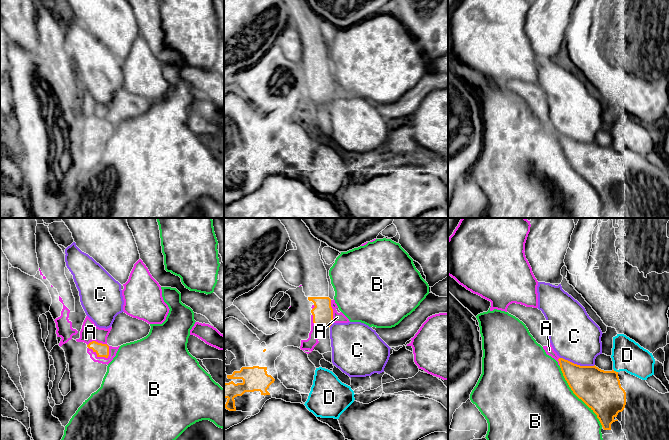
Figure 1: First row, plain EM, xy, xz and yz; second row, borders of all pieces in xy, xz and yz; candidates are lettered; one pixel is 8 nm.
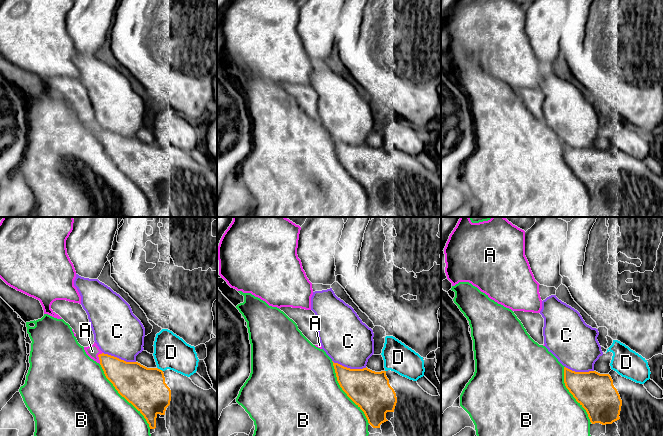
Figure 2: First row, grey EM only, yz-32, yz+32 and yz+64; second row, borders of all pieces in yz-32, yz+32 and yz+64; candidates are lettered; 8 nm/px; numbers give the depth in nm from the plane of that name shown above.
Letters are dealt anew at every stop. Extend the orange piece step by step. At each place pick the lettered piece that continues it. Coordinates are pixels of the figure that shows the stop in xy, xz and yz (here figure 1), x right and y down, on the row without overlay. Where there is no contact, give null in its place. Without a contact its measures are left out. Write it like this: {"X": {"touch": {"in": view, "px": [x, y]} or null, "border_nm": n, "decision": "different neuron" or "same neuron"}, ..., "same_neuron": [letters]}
{"A": {"touch": {"in": "xy", "px": [103, 120]}, "border_nm": 200, "decision": "different neuron"}, "B": {"touch": {"in": "yz", "px": [577, 172]}, "border_nm": 600, "decision": "different neuron"}, "C": {"touch": {"in": "yz", "px": [576, 140]}, "border_nm": 280, "decision": "different neuron"}, "D": {"touch": {"in": "yz", "px": [615, 147]}, "border_nm": 40, "decision": "different neuron"}, "same_neuron": []}

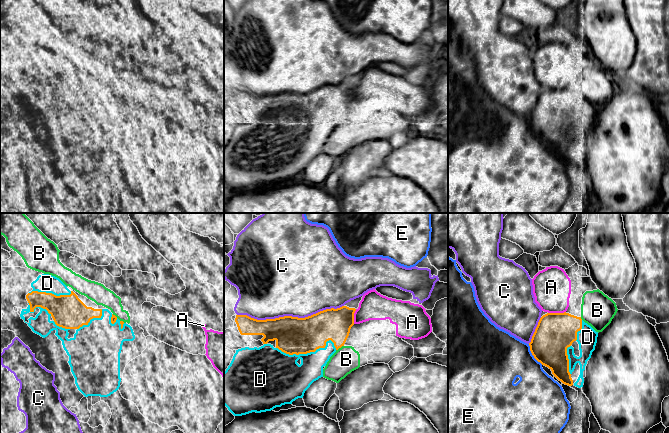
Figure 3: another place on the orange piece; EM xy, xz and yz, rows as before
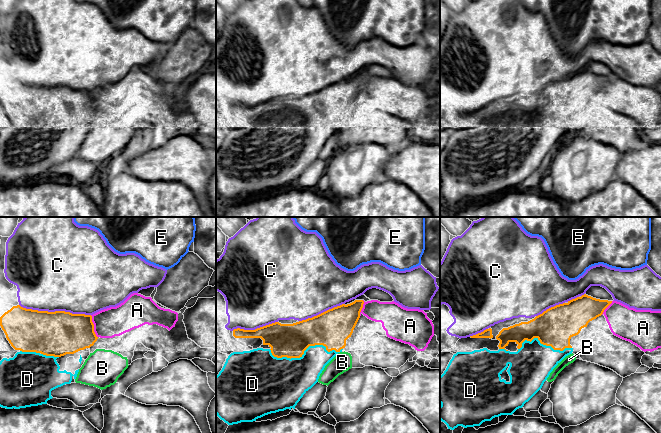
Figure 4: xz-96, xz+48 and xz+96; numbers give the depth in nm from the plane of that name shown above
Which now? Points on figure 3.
{"A": {"touch": {"in": "yz", "px": [556, 89]}, "border_nm": 140, "decision": "different neuron"}, "B": {"touch": {"in": "xz", "px": [339, 123]}, "border_nm": 80, "decision": "different neuron"}, "C": {"touch": {"in": "xz", "px": [290, 92]}, "border_nm": 850, "decision": "different neuron"}, "D": {"touch": {"in": "xz", "px": [309, 128]}, "border_nm": 480, "decision": "same neuron"}, "E": {"touch": {"in": "yz", "px": [532, 130]}, "border_nm": 200, "decision": "different neuron"}, "same_neuron": ["D"]}

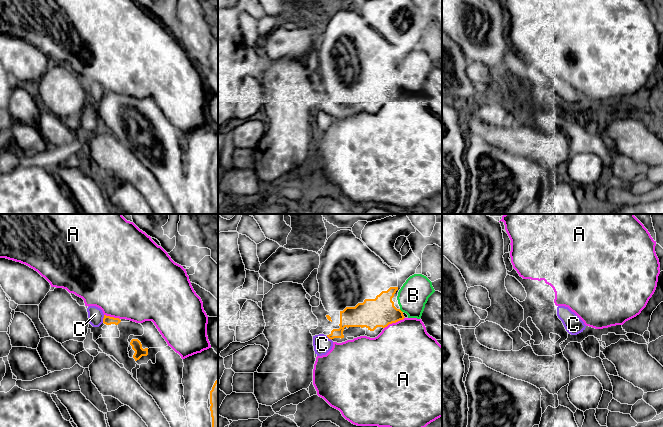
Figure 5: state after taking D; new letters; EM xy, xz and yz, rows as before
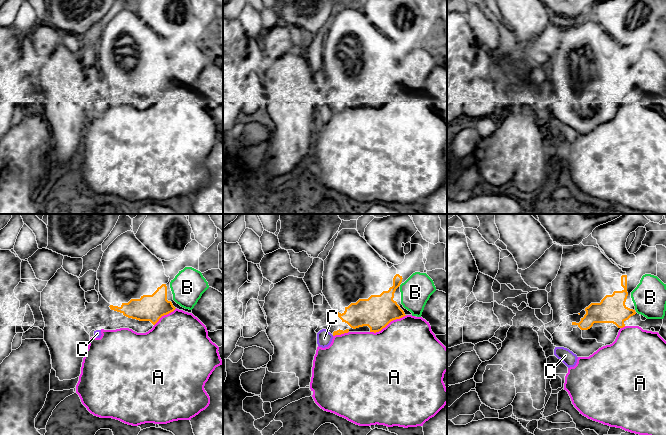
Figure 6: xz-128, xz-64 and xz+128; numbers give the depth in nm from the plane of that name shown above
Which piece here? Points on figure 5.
{"A": {"touch": {"in": "xz", "px": [394, 98]}, "border_nm": 190, "decision": "different neuron"}, "B": {"touch": {"in": "xz", "px": [401, 87]}, "border_nm": 40, "decision": "different neuron"}, "C": {"touch": {"in": "xy", "px": [103, 95]}, "border_nm": 70, "decision": "different neuron"}, "same_neuron": []}

